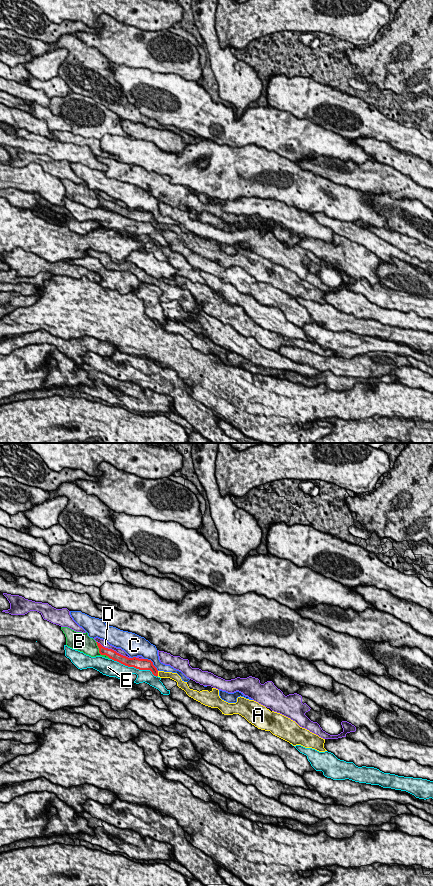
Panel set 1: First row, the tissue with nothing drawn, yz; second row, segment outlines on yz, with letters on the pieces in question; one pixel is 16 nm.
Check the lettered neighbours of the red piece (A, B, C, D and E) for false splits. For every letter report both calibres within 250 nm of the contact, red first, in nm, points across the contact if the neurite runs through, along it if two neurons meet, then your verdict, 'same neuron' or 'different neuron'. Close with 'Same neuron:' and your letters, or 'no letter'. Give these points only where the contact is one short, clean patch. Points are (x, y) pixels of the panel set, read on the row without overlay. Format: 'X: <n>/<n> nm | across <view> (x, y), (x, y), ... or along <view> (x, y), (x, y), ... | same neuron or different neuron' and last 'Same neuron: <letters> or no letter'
A: 190/120 nm | across yz (145, 216), (157, 225), (161, 226) | same neuron
B: 140/280 nm | different neuron
C: 190/260 nm | different neuron
D: 140/100 nm | different neuron
E: 190/240 nm | different neuron
Same neuron: A

